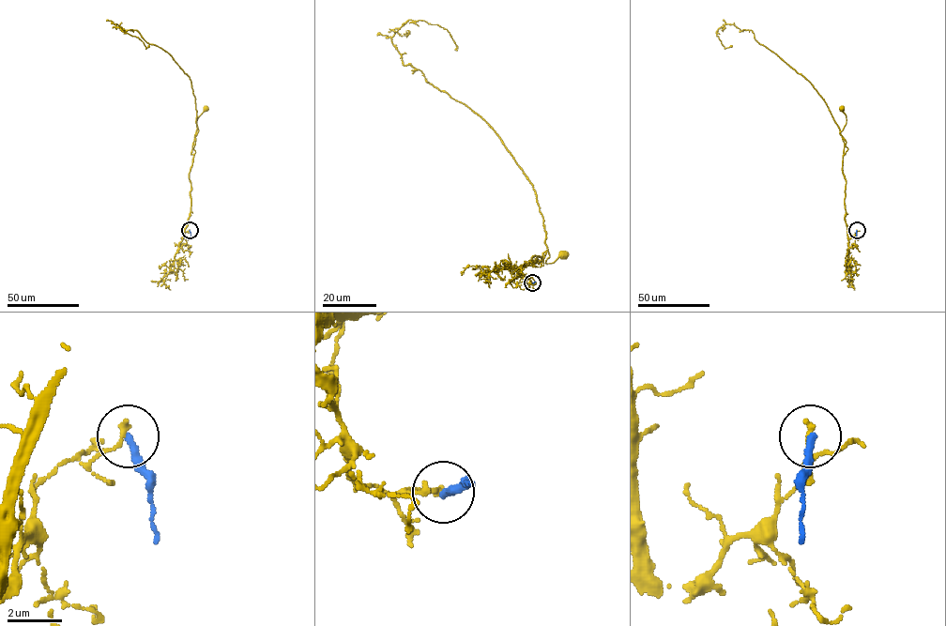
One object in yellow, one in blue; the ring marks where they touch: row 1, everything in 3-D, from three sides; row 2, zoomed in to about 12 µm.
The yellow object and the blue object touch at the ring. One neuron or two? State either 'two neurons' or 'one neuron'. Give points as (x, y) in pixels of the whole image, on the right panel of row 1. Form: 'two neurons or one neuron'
two neurons

